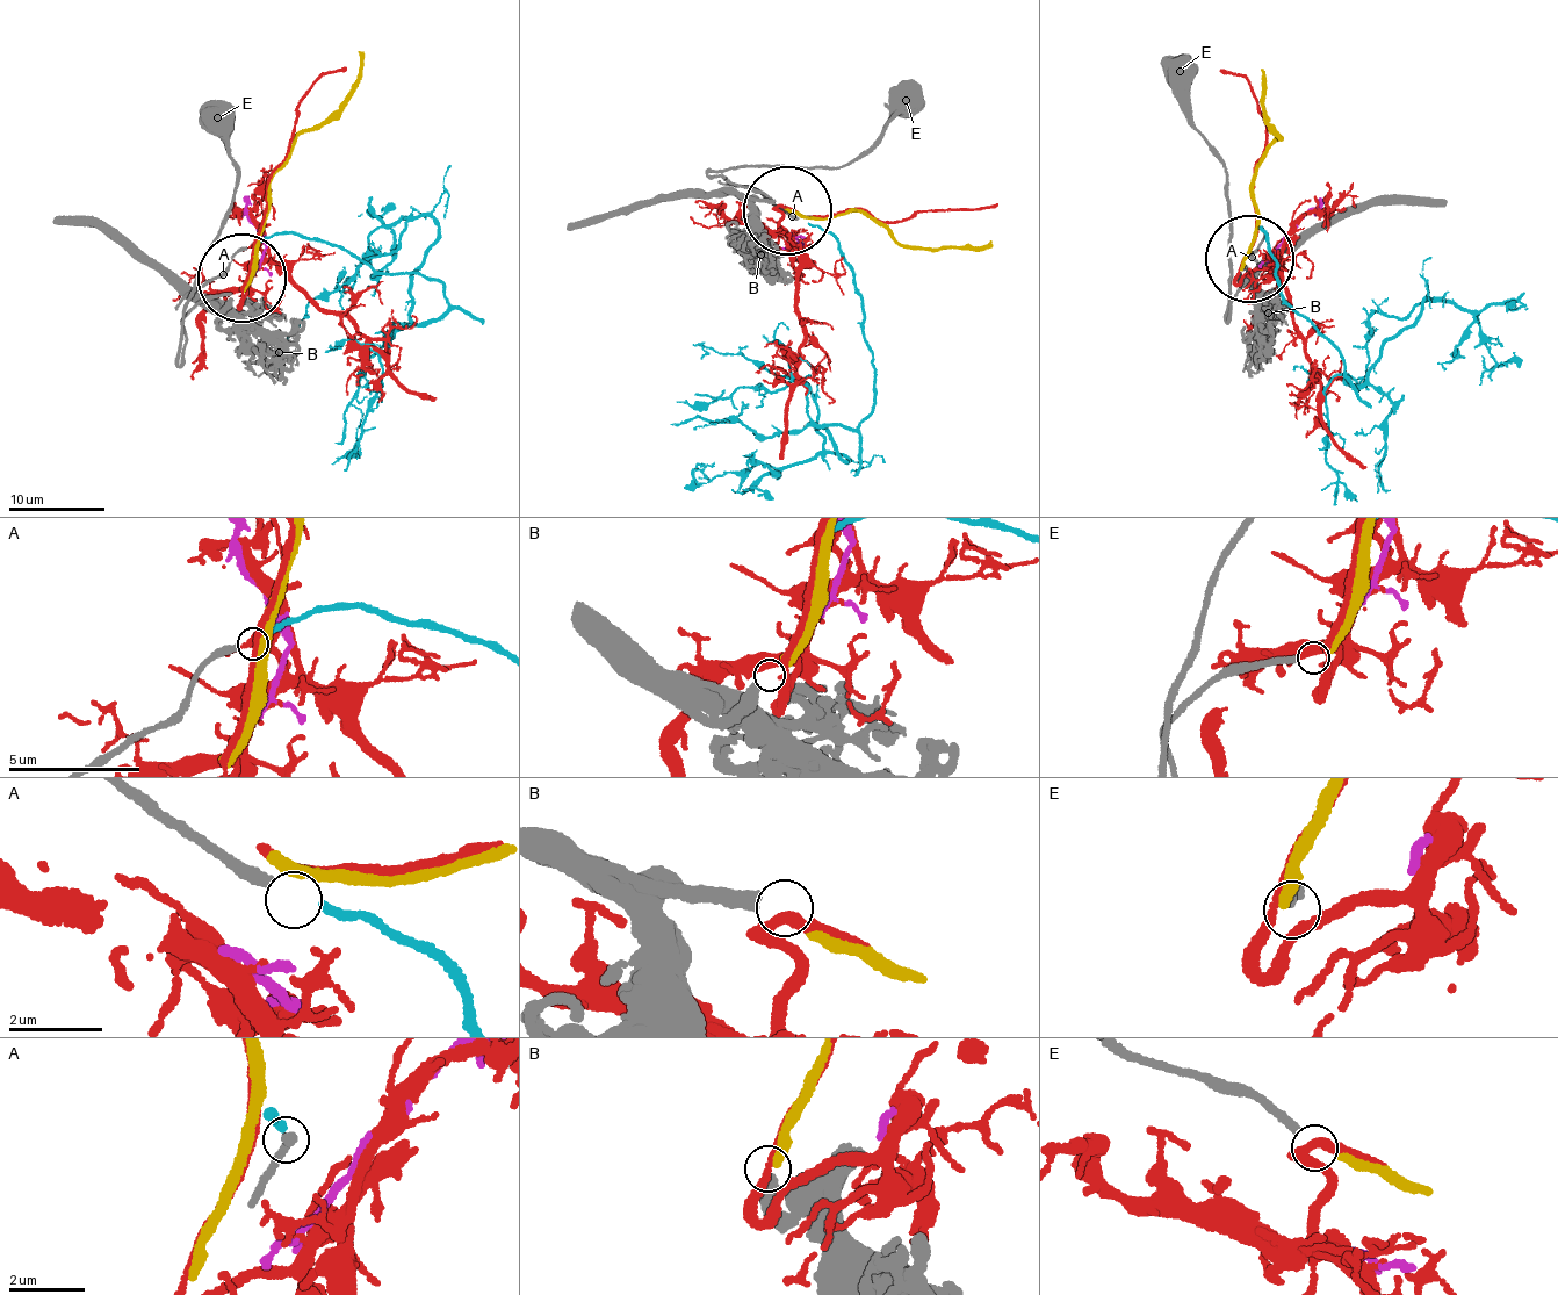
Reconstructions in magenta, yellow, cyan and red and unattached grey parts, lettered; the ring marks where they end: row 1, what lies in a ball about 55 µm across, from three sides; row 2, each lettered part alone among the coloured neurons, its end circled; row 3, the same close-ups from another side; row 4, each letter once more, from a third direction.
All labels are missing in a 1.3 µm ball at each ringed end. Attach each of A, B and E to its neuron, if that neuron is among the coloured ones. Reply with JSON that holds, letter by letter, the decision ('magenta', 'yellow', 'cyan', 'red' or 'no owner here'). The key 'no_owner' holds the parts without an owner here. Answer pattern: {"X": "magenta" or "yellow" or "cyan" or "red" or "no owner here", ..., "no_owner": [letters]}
{"A": "cyan", "B": "yellow", "E": "no owner here", "no_owner": ["E"]}

